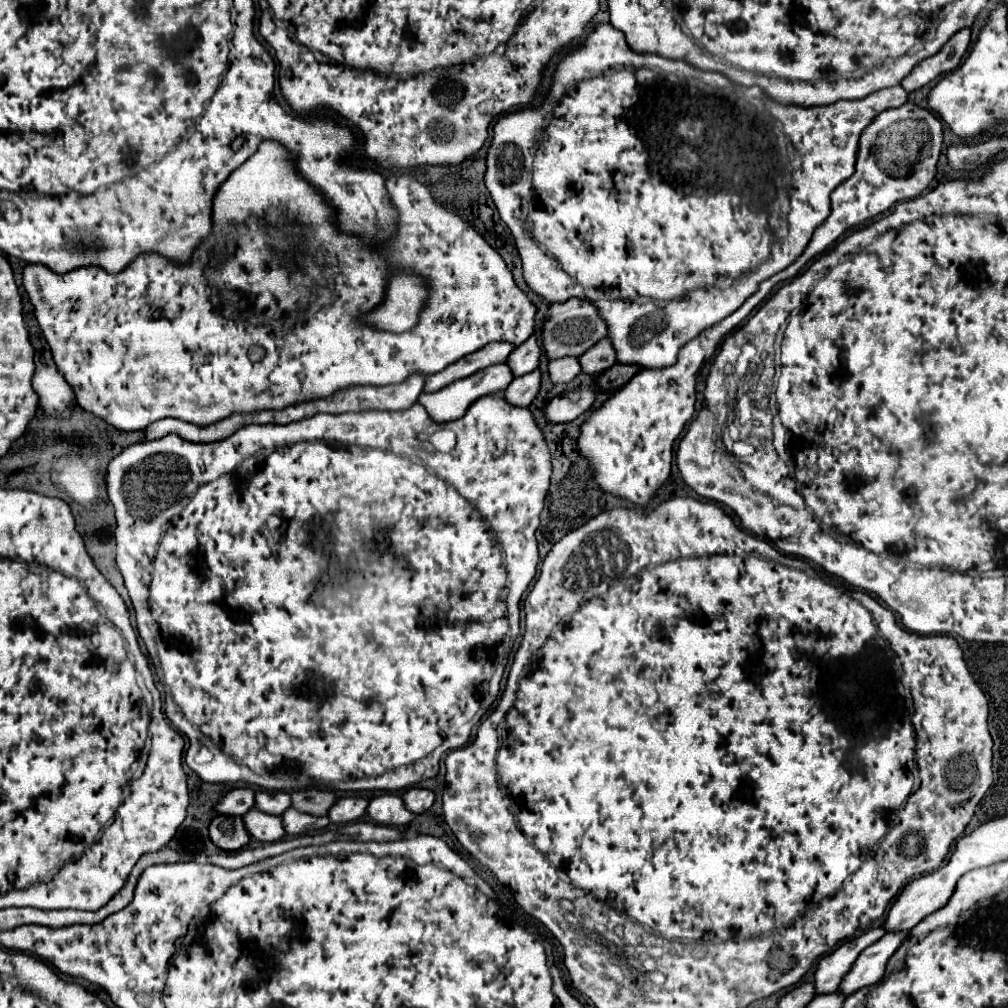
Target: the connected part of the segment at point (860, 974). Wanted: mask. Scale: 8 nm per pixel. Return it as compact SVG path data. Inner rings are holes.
M884 934L876 944L868 946L862 954L860 960L852 966L852 972L844 976L844 984L840 984L838 992L842 996L850 996L852 992L876 984L886 970L888 958L896 952L896 948L902 944L906 934Z

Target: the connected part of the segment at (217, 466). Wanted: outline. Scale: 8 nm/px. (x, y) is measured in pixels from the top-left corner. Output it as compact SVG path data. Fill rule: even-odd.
M502 392L482 396L468 408L468 412L460 420L440 424L440 426L432 422L426 410L416 402L408 410L400 410L400 412L366 410L366 412L348 412L344 416L316 414L312 418L286 424L286 426L252 424L238 430L230 438L212 442L212 444L192 444L176 434L168 434L158 440L132 444L116 458L112 458L106 470L106 492L116 512L116 530L114 530L114 538L118 544L116 564L124 576L124 584L132 598L138 632L148 648L151 664L154 668L164 670L161 679L163 685L160 689L165 694L165 715L190 740L190 746L186 752L186 764L204 782L246 782L246 784L256 784L264 790L284 790L286 786L286 788L330 788L330 790L342 790L342 792L350 792L350 790L352 792L356 790L396 792L402 788L410 788L420 780L434 778L438 774L440 756L446 750L454 750L469 741L472 728L481 721L500 694L500 682L510 650L506 652L506 656L500 658L498 648L504 644L512 646L520 633L518 604L528 584L532 582L538 566L538 544L534 534L538 528L538 516L542 512L544 498L548 494L550 474L552 474L550 450L546 446L542 430L534 422L532 412L528 408L510 406L504 400ZM152 618L156 622L154 644L157 652L152 652ZM346 698L356 700L350 712L346 712L348 708L344 706ZM188 720L204 734L204 742L200 740L200 732L192 728ZM200 744L212 744L210 750L214 752L214 758L208 764L194 762L194 756Z

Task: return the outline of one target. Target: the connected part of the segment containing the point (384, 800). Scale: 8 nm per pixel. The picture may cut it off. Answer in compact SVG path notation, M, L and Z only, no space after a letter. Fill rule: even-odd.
M382 794L372 798L368 804L368 816L374 822L386 826L408 826L414 820L414 814L406 810L402 798L396 794Z

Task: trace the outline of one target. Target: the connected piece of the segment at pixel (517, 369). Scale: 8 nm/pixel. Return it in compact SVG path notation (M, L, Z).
M530 336L524 344L514 348L514 352L510 352L506 364L510 366L514 376L524 376L538 368L538 358L540 358L540 346L536 344L536 338Z

